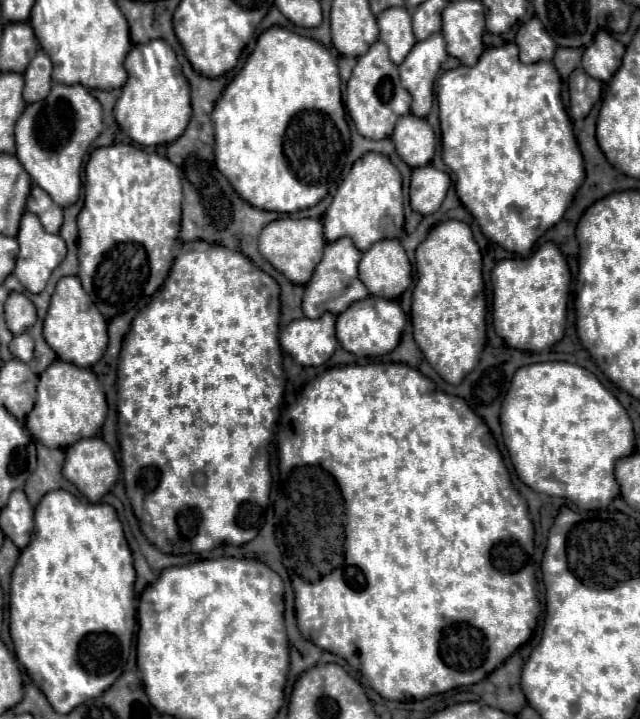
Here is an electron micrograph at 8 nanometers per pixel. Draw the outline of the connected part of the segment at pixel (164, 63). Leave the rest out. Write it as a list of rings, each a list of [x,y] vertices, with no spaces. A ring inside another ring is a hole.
[[[161,39],[149,41],[147,45],[133,45],[125,59],[125,69],[129,79],[121,89],[123,93],[113,111],[119,127],[139,145],[173,143],[181,137],[191,119],[189,83],[181,73],[173,49]]]

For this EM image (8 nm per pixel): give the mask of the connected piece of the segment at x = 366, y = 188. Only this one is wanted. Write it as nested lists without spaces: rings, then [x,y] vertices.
[[[365,153],[357,159],[349,175],[337,187],[337,193],[321,221],[327,241],[351,237],[361,251],[369,249],[369,245],[377,241],[383,241],[385,237],[399,239],[403,235],[403,185],[401,173],[389,157],[381,153]]]

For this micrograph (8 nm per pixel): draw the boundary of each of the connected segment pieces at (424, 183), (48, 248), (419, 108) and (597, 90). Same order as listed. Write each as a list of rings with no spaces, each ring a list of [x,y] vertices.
[[[433,165],[413,169],[411,187],[409,187],[411,207],[421,215],[435,213],[441,207],[449,191],[449,185],[451,185],[449,175],[435,169]]]
[[[25,213],[23,219],[21,219],[21,227],[19,227],[19,235],[17,235],[17,241],[19,241],[19,255],[17,255],[17,267],[15,267],[15,277],[19,279],[19,283],[29,291],[29,293],[41,293],[49,281],[49,275],[51,271],[65,259],[65,253],[67,253],[67,247],[65,247],[65,241],[59,237],[59,235],[53,235],[53,233],[47,233],[39,221],[37,215],[33,213]]]
[[[441,35],[427,37],[419,41],[407,59],[399,65],[401,85],[411,93],[411,113],[415,117],[427,117],[433,107],[433,83],[441,69],[441,63],[447,59],[445,39]]]
[[[581,67],[575,69],[569,77],[569,95],[571,95],[571,117],[585,119],[593,105],[601,99],[603,83],[589,77]]]

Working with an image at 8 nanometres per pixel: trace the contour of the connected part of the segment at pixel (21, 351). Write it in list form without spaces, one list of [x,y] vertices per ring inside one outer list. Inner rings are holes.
[[[21,333],[13,337],[13,341],[9,343],[9,351],[13,353],[15,359],[29,363],[33,359],[33,339],[29,337],[29,333]]]

